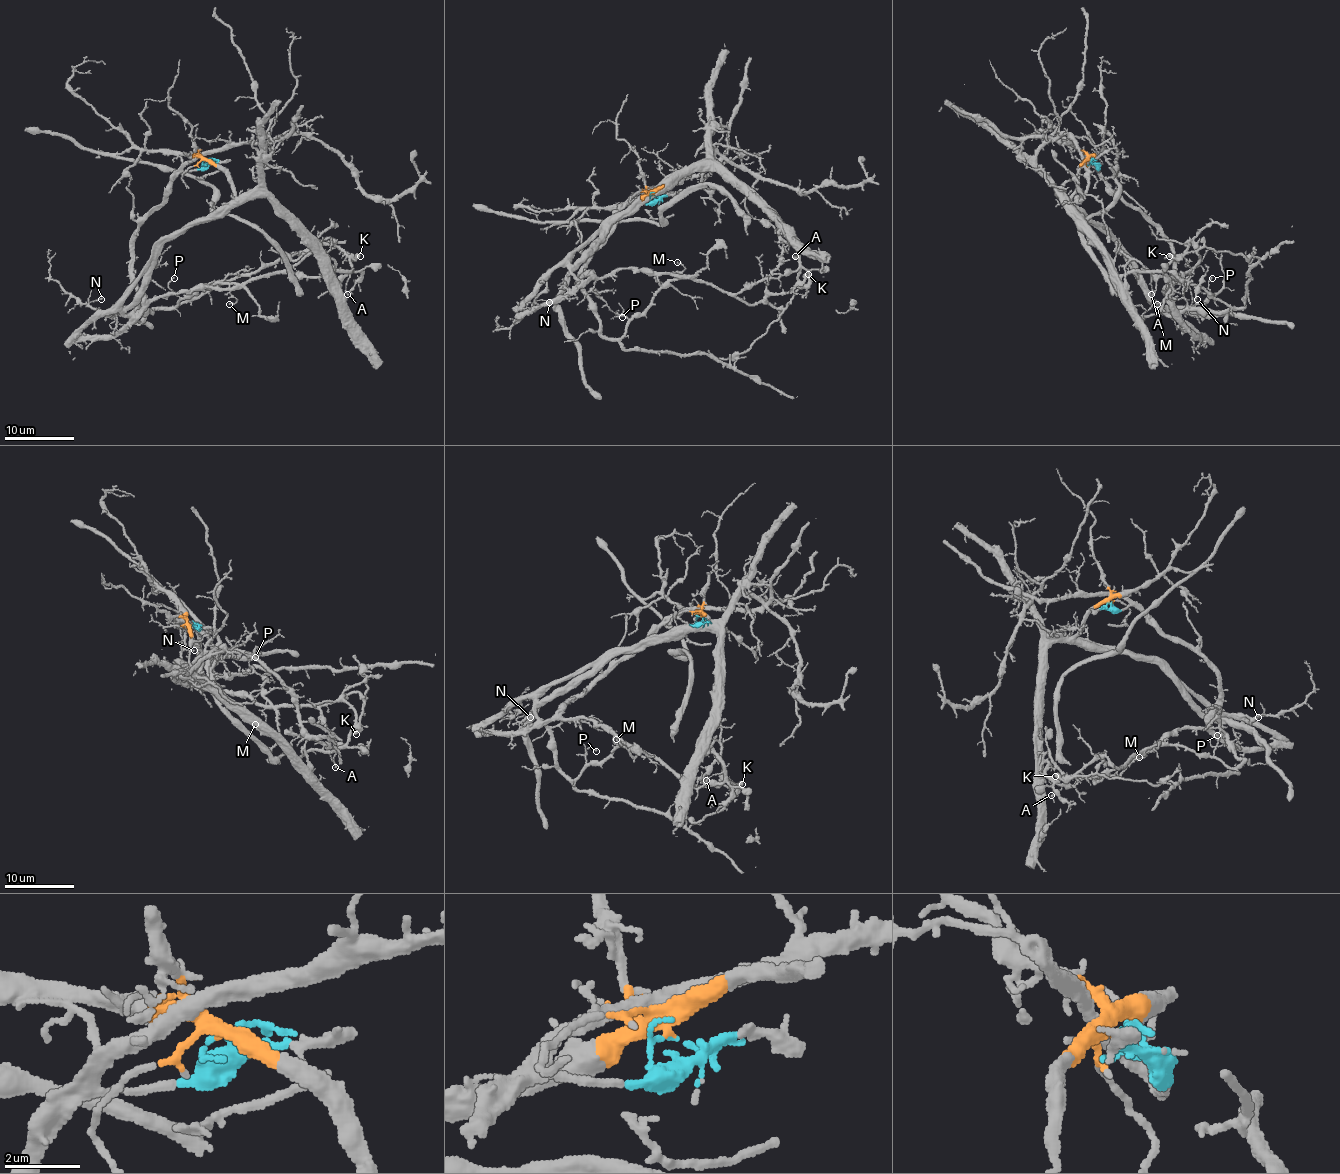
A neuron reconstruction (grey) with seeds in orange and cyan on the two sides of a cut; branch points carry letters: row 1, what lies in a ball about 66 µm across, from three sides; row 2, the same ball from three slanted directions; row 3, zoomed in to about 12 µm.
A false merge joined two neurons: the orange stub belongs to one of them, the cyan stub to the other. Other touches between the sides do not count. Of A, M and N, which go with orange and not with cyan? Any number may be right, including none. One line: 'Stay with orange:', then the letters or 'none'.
Stay with orange: A, N

